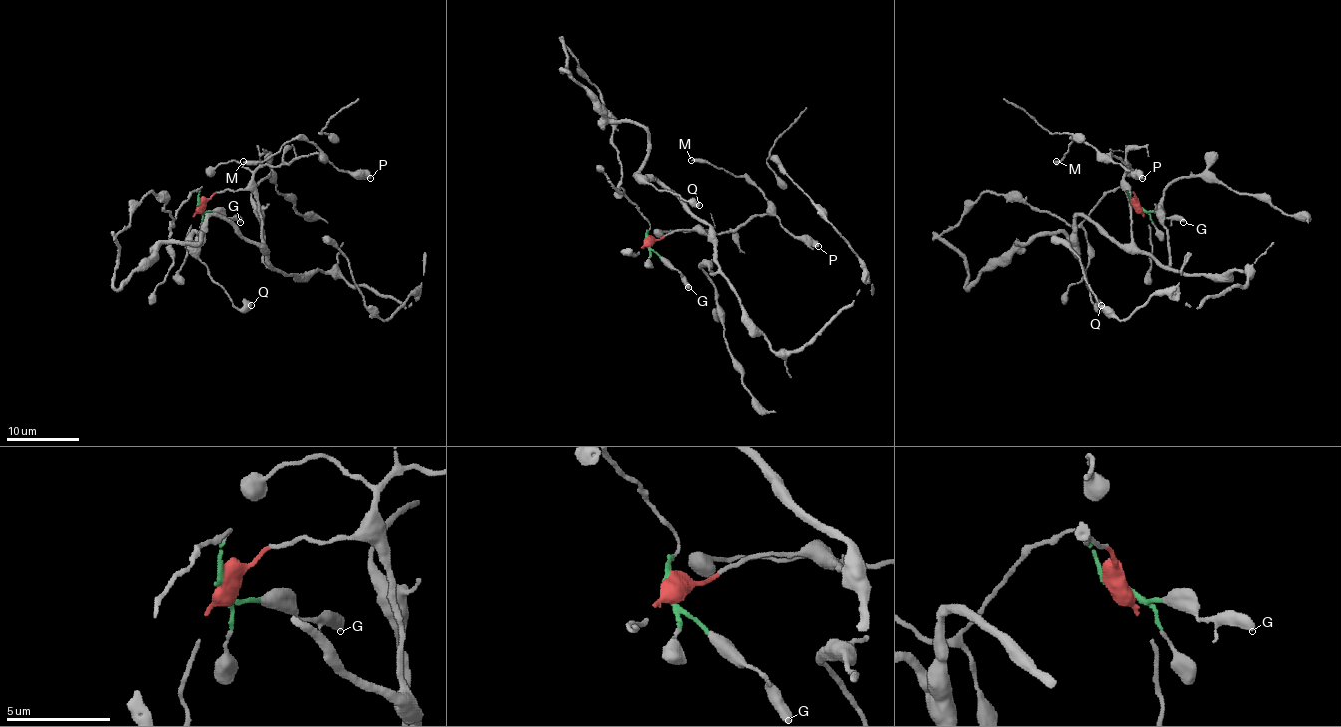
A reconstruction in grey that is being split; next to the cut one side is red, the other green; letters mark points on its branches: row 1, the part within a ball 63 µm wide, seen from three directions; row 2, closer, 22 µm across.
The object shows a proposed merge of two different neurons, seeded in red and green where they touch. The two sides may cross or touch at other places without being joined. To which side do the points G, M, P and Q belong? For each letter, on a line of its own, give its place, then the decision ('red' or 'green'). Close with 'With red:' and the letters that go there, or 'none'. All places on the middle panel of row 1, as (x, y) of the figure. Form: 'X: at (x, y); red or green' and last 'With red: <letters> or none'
G: at (688, 287); green
M: at (691, 160); red
P: at (818, 246); red
Q: at (699, 205); red
With red: M, P, Q

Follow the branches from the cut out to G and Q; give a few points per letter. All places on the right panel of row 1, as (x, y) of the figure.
G: (1138, 206), (1146, 211), (1160, 211), (1184, 222)
Q: (1136, 206), (1125, 189), (1127, 244), (1113, 242), (1085, 215), (1076, 219), (1078, 259), (1091, 301), (1102, 305)

